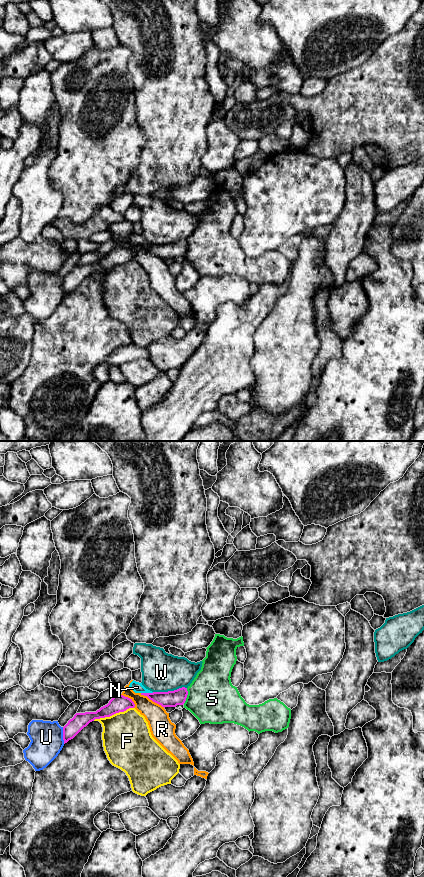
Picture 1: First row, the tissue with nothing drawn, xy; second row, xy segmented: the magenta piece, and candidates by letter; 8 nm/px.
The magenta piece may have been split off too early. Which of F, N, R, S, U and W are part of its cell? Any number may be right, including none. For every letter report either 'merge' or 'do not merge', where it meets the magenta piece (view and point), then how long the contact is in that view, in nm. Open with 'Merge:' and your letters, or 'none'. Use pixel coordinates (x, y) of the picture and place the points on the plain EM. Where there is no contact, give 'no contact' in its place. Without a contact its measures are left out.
Merge: none
F: do not merge | xy (113, 266) | 340 nm
N: do not merge | xy (147, 245) | 100 nm
R: do not merge | xy (152, 252) | 240 nm
S: do not merge | xy (186, 248) | 130 nm
U: do not merge | xy (63, 287) | 140 nm
W: do not merge | xy (169, 243) | 280 nm

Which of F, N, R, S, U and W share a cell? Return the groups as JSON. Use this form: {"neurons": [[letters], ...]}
{"neurons": [["F"], ["N"], ["R"], ["S"], ["U"], ["W"]]}

